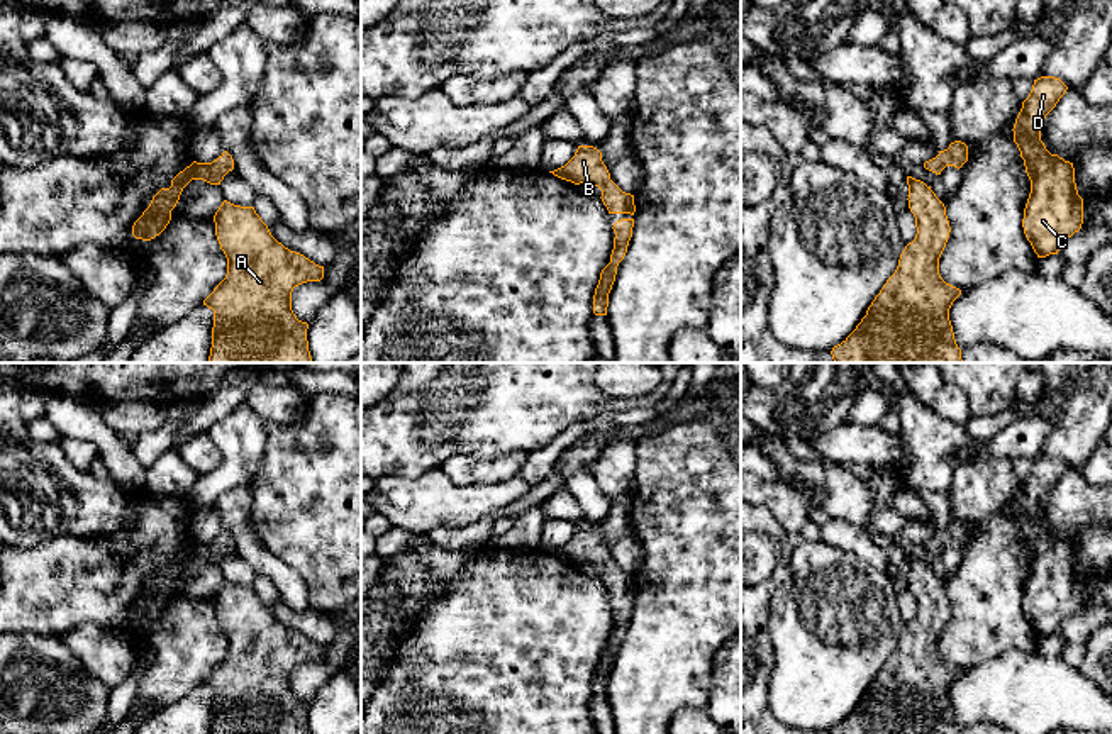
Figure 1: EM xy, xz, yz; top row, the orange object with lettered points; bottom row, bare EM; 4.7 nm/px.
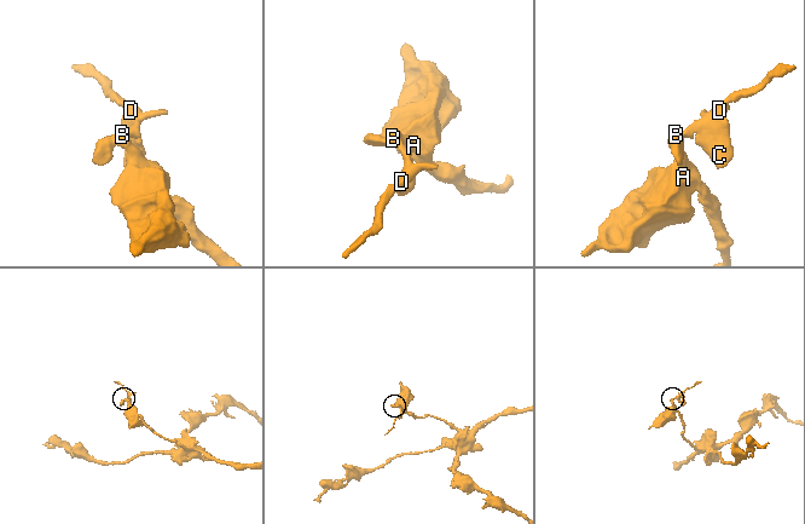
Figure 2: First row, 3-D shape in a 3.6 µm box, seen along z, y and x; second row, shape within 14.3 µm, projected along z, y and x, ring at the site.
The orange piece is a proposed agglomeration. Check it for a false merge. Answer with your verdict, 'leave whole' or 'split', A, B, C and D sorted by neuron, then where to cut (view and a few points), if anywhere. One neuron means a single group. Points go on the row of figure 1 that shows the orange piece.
leave whole; groups A B C D; cut none

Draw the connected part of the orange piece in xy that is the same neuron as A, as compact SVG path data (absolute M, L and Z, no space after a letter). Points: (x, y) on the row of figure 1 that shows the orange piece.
M222 202L214 215L215 236L227 258L227 275L203 300L214 310L208 363L314 363L309 351L309 324L292 310L292 292L307 281L320 281L324 266L278 242L254 207Z

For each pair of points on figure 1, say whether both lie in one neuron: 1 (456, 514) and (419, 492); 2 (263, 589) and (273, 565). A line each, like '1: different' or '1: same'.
1: same
2: different

